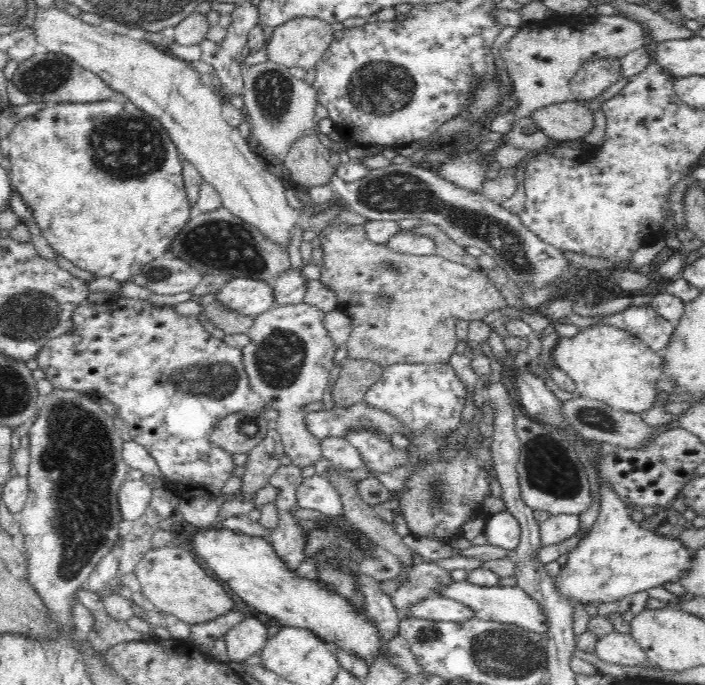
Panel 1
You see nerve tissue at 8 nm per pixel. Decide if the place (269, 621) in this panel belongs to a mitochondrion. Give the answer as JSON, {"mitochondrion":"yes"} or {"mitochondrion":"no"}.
{"mitochondrion":"no"}

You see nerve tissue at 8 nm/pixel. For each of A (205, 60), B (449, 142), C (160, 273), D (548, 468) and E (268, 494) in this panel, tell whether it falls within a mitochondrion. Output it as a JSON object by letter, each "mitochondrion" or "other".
{"A":"other","B":"other","C":"mitochondrion","D":"mitochondrion","E":"other"}

